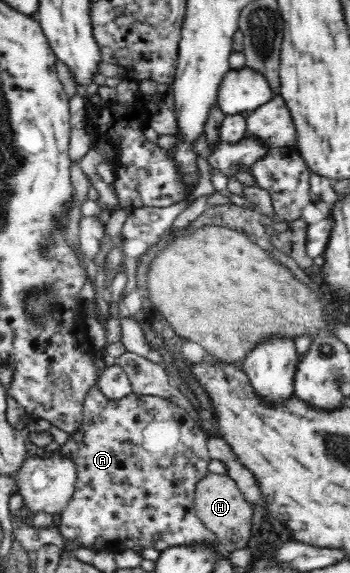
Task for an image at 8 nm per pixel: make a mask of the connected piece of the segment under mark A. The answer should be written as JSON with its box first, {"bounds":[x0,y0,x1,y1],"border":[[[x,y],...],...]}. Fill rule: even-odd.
{"bounds":[58,385,217,557],"border":[[[95,385],[93,390],[86,396],[82,413],[83,422],[81,428],[84,430],[84,435],[82,441],[78,442],[77,454],[72,459],[75,462],[77,472],[75,494],[73,494],[71,501],[62,510],[61,524],[58,527],[59,533],[61,533],[67,544],[71,544],[71,548],[66,546],[66,549],[62,550],[63,554],[61,557],[73,555],[76,553],[75,548],[79,548],[79,546],[103,546],[106,554],[112,555],[127,549],[141,553],[145,548],[154,548],[154,550],[162,551],[175,545],[188,544],[193,541],[207,541],[207,543],[217,541],[217,535],[203,525],[203,522],[197,517],[194,507],[196,485],[204,477],[208,476],[210,472],[208,467],[212,458],[208,454],[207,439],[203,429],[201,429],[201,426],[195,422],[195,419],[191,417],[185,408],[160,396],[140,395],[133,392],[119,400],[109,400],[103,395],[101,389]]]}

